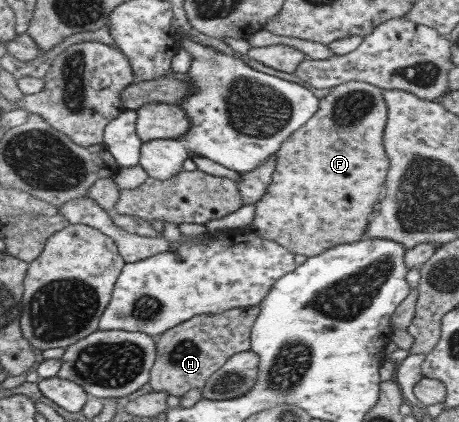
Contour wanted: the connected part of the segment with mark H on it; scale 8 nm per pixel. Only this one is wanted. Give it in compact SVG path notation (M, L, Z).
M255 305L230 308L218 315L197 315L186 323L164 332L157 339L158 355L150 372L149 384L152 390L181 397L189 390L203 388L231 355L248 350L254 320L259 311L260 308Z

